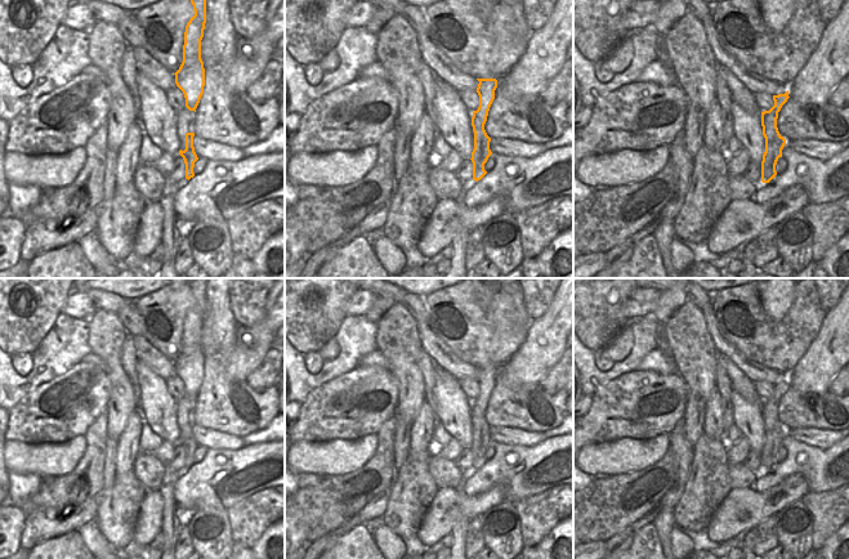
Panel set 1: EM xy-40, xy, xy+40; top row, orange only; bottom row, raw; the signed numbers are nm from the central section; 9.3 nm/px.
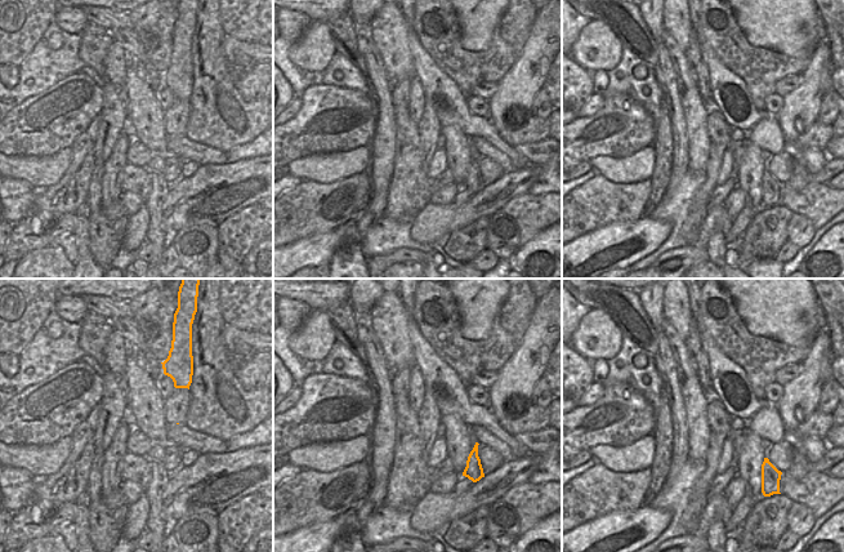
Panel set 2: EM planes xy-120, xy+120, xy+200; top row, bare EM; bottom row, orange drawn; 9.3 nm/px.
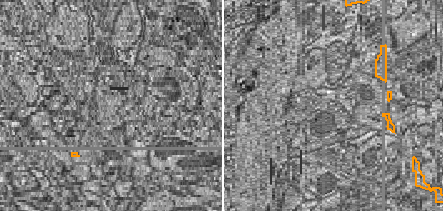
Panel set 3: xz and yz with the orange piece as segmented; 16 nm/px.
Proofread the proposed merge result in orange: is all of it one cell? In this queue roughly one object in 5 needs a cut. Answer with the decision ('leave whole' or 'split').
split

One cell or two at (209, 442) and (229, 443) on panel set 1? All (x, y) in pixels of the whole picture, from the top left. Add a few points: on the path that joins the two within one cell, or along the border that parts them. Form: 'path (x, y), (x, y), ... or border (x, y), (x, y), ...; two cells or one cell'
path (214, 442), (224, 442); one cell

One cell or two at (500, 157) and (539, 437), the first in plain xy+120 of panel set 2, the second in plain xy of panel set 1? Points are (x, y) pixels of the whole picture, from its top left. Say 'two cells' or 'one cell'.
two cells

